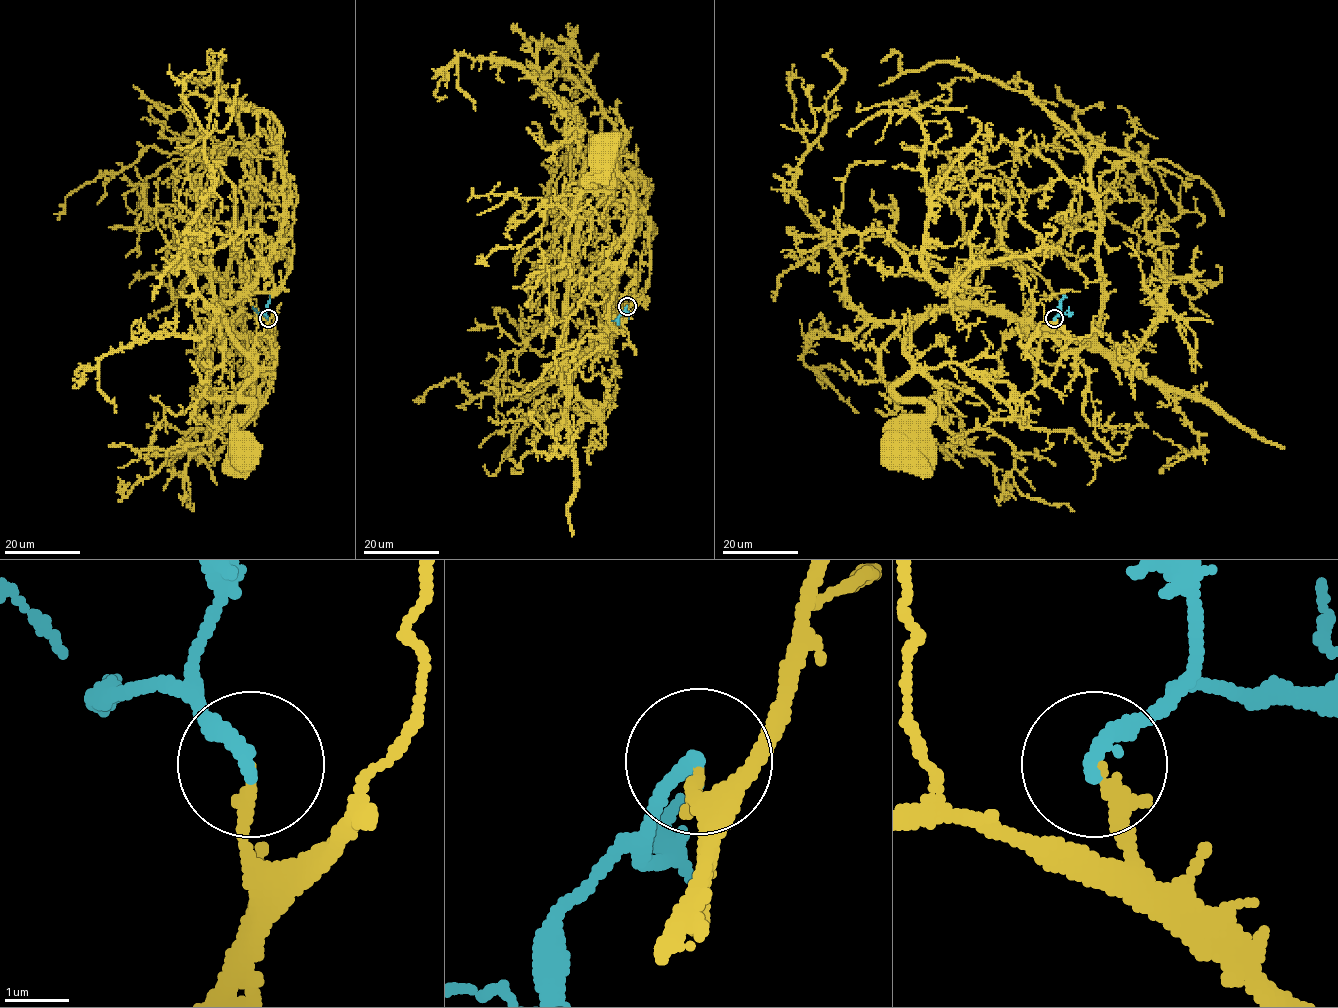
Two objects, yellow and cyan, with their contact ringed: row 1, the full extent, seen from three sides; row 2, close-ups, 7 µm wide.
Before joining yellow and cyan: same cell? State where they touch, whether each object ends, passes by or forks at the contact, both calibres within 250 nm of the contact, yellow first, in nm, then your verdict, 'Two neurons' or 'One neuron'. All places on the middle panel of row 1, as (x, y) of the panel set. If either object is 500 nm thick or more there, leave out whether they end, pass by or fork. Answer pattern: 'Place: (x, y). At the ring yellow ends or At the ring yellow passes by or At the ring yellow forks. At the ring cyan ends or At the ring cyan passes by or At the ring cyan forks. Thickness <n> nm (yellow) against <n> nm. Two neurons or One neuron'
Place: (627, 306). At the ring yellow ends. At the ring cyan ends. Thickness 190 nm (yellow) against 240 nm. One neuron

